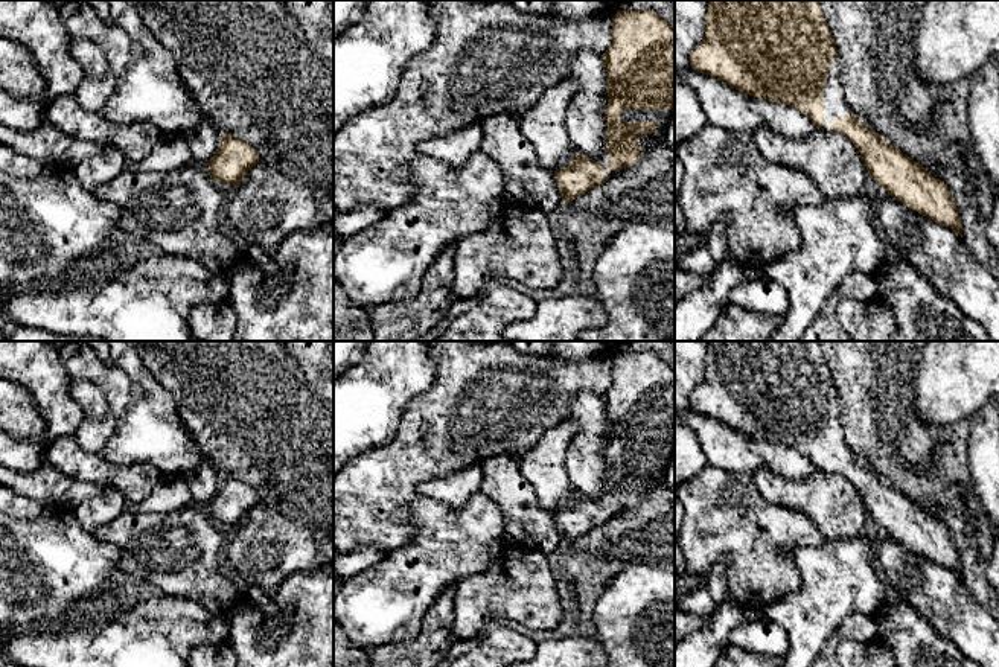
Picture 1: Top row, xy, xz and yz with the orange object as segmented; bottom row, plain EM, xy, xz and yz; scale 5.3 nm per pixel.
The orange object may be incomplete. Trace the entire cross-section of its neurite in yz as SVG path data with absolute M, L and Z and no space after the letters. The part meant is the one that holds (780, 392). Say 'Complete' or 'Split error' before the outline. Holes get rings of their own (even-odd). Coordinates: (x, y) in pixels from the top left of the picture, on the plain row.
Split error. M708 341L705 378L691 391L690 408L714 417L745 436L793 448L816 469L844 475L860 493L868 516L882 531L923 557L950 568L962 579L961 559L949 528L862 464L847 445L839 417L836 385L818 341Z

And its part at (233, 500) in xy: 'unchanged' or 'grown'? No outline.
unchanged

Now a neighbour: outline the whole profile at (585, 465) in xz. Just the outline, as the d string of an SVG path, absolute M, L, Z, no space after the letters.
M579 391L573 396L571 414L579 426L565 451L565 469L576 490L595 501L605 496L608 483L605 474L608 464L605 451L608 446L608 422L603 397L591 391Z

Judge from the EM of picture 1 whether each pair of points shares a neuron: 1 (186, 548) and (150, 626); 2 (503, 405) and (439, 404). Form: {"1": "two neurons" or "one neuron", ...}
{"1": "two neurons", "2": "one neuron"}

